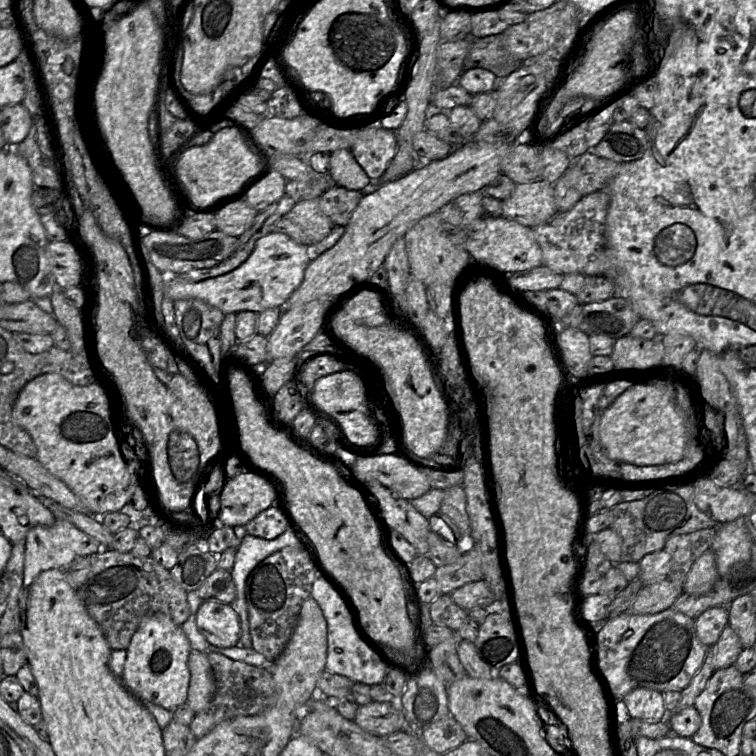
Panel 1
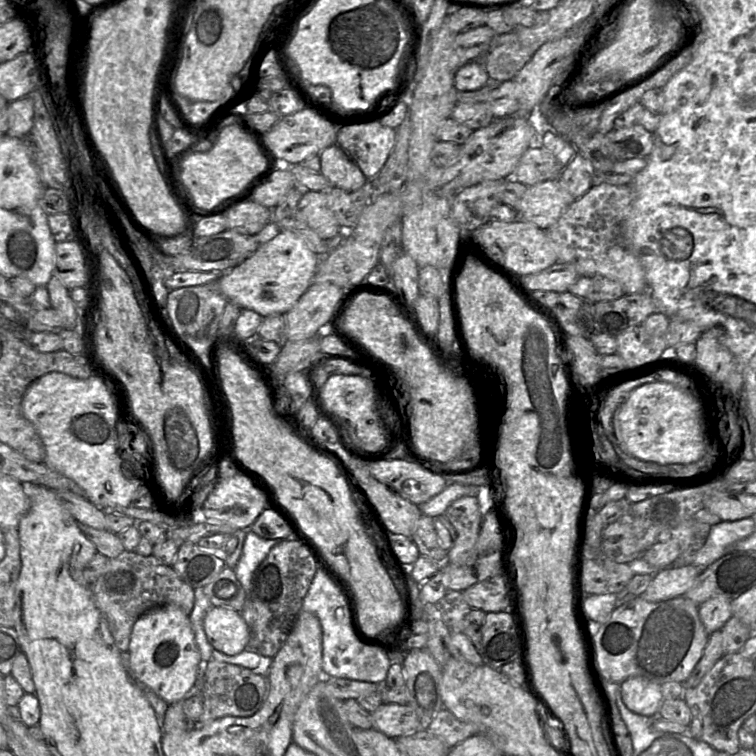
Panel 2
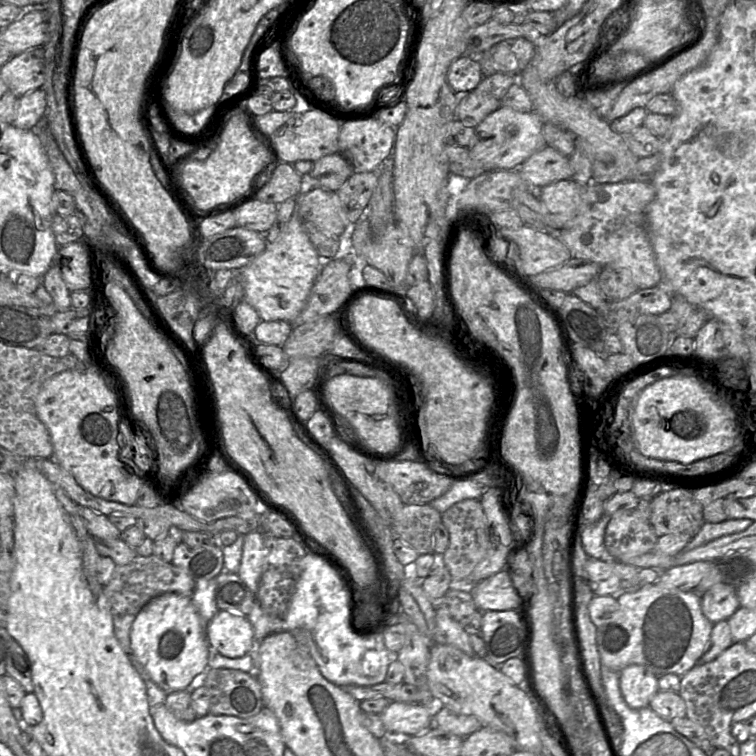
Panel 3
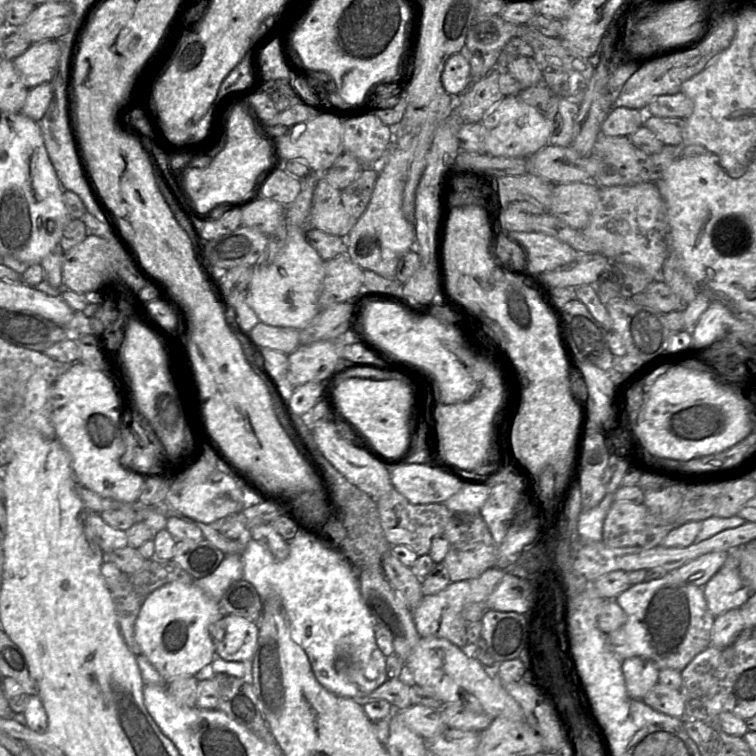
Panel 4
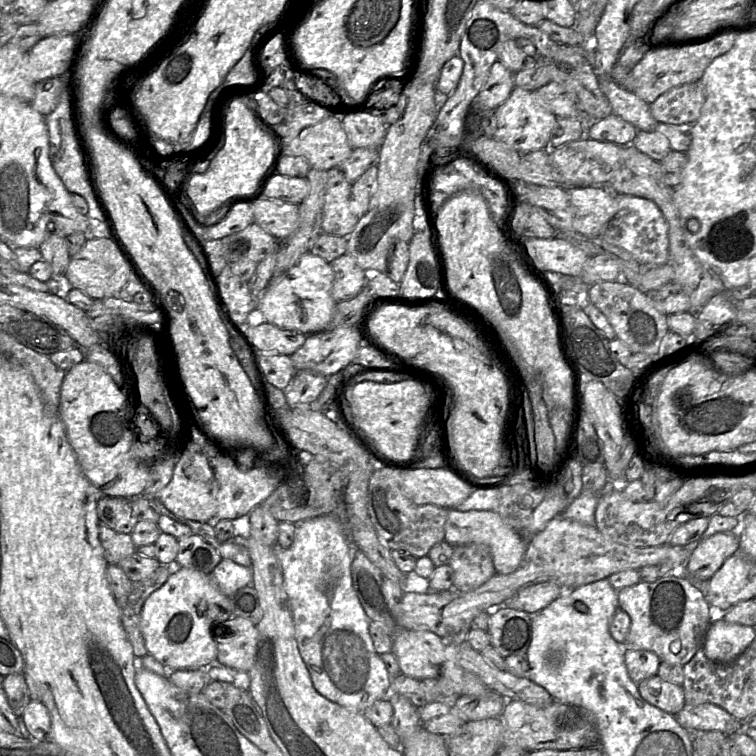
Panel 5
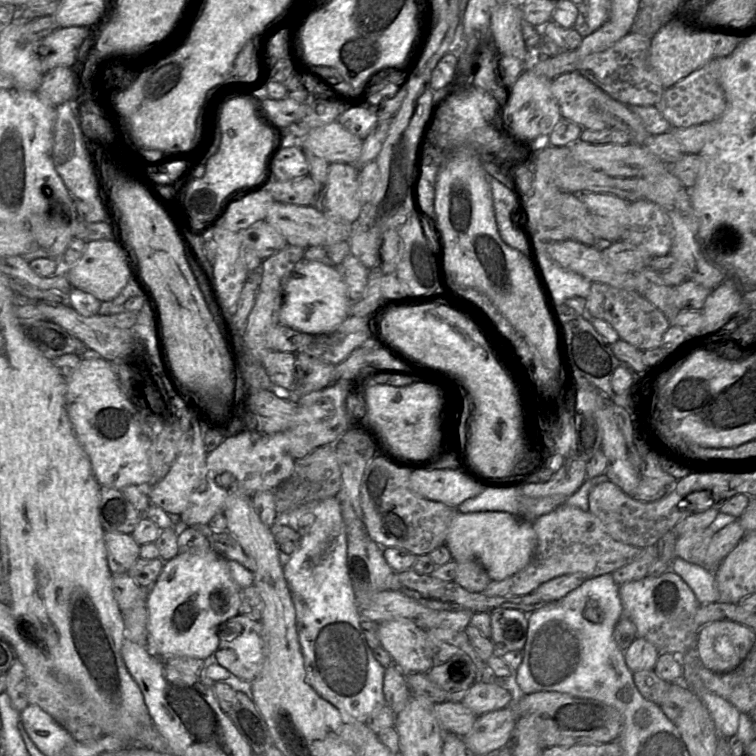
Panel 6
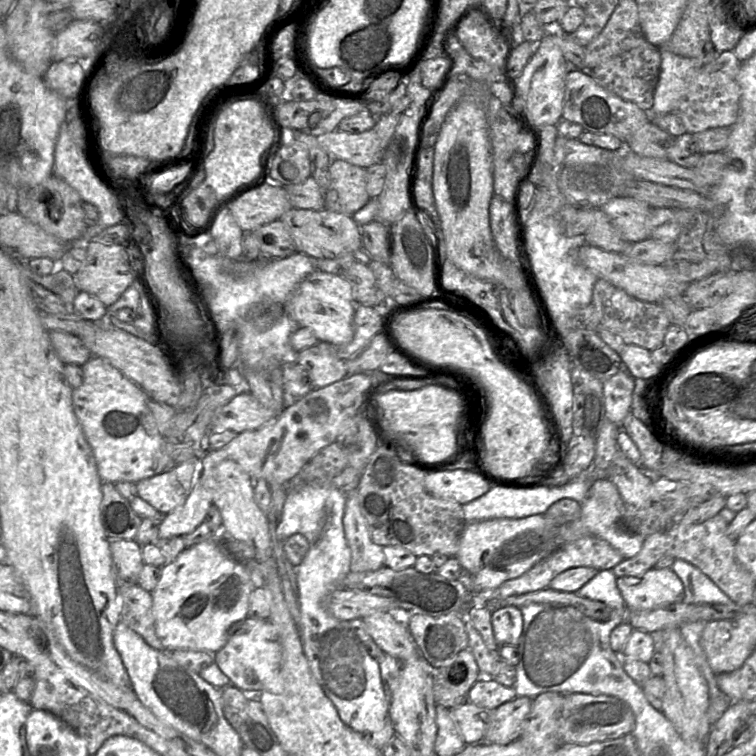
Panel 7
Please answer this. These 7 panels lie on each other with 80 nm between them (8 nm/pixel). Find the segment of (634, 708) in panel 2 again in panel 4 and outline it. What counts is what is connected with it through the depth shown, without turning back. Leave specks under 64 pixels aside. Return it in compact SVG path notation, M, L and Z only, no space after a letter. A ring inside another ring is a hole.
M631 657L622 661L622 671L629 696L643 700L644 696L658 683L659 668L642 657Z

